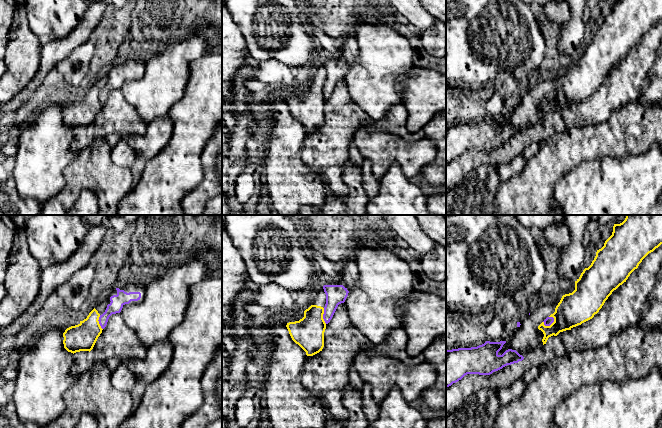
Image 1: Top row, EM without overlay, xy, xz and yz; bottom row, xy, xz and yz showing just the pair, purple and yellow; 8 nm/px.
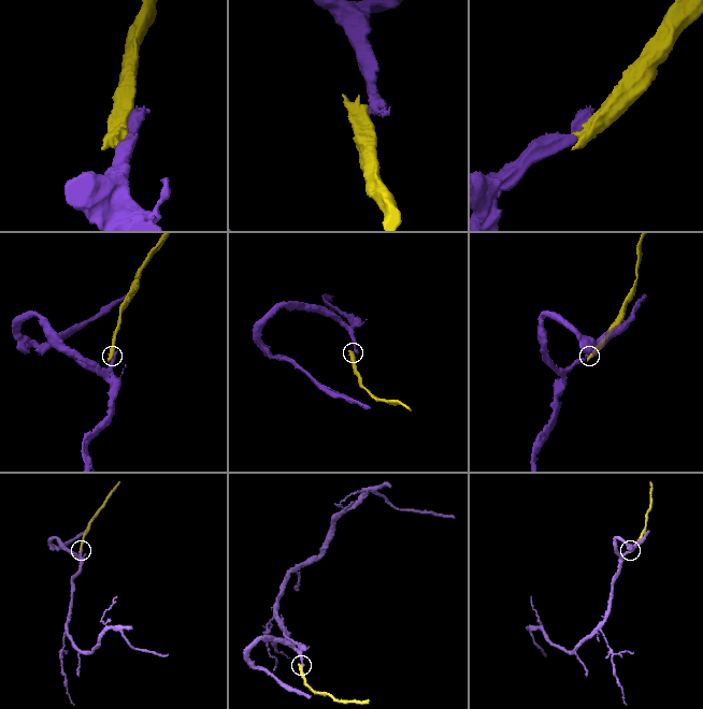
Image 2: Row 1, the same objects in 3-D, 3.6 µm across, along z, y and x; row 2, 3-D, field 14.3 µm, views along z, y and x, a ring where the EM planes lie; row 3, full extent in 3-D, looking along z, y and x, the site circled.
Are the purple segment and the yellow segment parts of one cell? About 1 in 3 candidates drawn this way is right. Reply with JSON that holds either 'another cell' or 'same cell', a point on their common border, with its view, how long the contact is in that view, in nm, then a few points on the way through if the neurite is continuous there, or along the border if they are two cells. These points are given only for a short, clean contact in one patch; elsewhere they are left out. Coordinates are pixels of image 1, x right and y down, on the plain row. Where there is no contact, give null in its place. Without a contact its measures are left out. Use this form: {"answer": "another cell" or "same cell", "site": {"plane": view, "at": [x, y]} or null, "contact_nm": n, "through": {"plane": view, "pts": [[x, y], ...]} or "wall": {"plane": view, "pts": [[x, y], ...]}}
{"answer": "another cell", "site": {"plane": "yz", "at": [549, 101]}, "contact_nm": 110, "wall": {"plane": "yz", "pts": [[554, 94], [549, 101], [543, 100]]}}

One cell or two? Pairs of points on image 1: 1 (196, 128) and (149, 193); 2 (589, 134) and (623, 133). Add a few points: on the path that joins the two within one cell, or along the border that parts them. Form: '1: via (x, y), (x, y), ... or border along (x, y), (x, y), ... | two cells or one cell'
1: via (186, 144), (179, 164), (165, 178) | one cell
2: via (597, 134), (615, 134) | one cell

